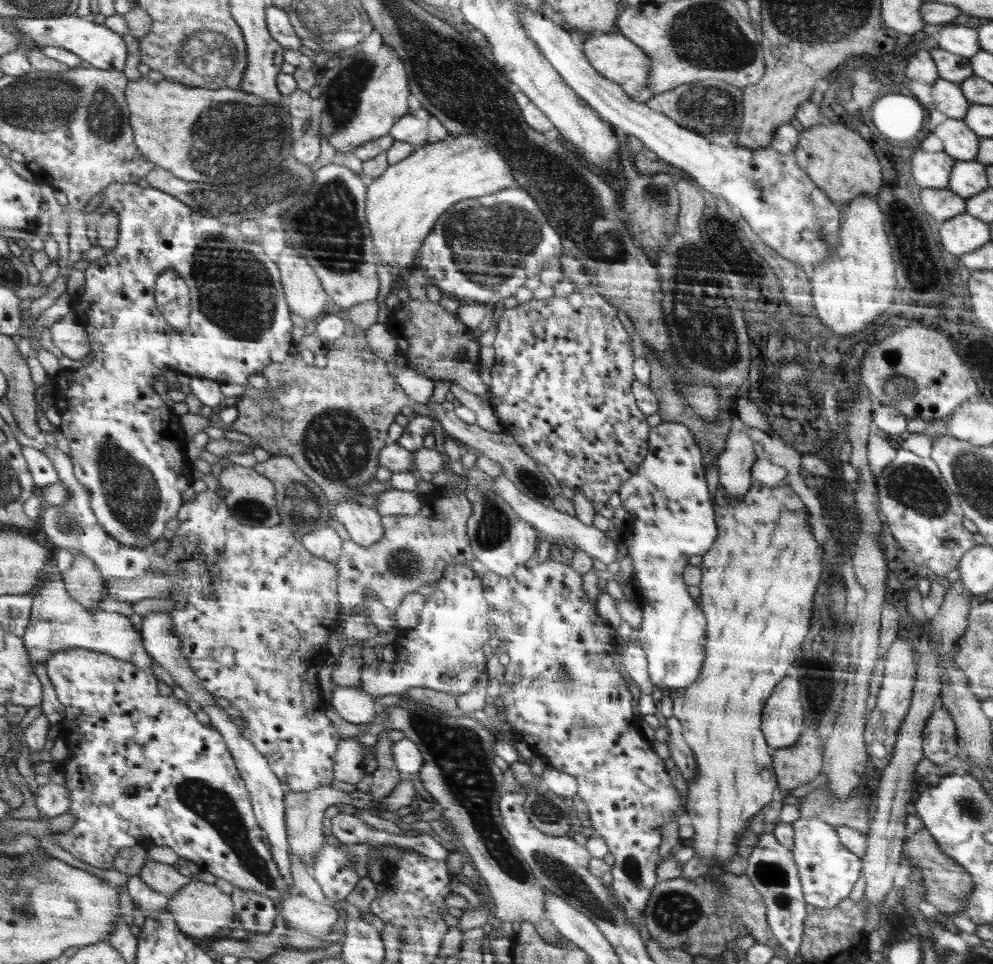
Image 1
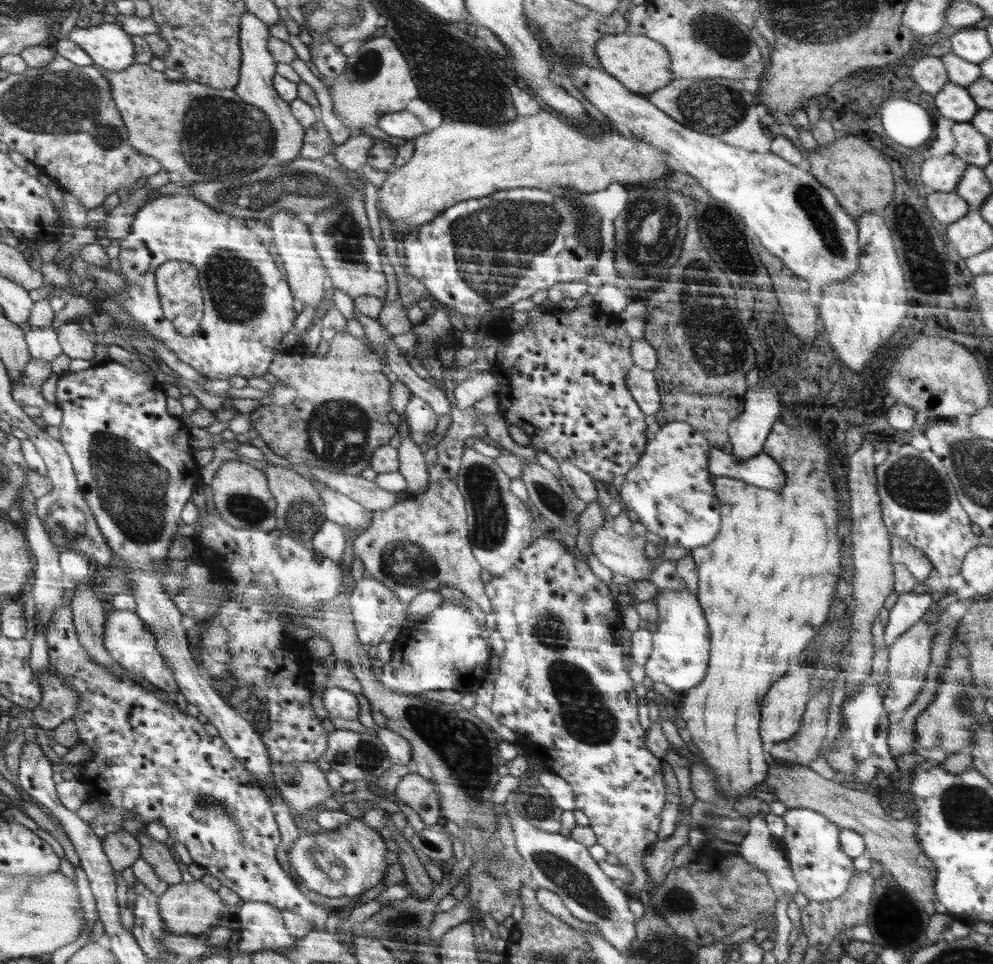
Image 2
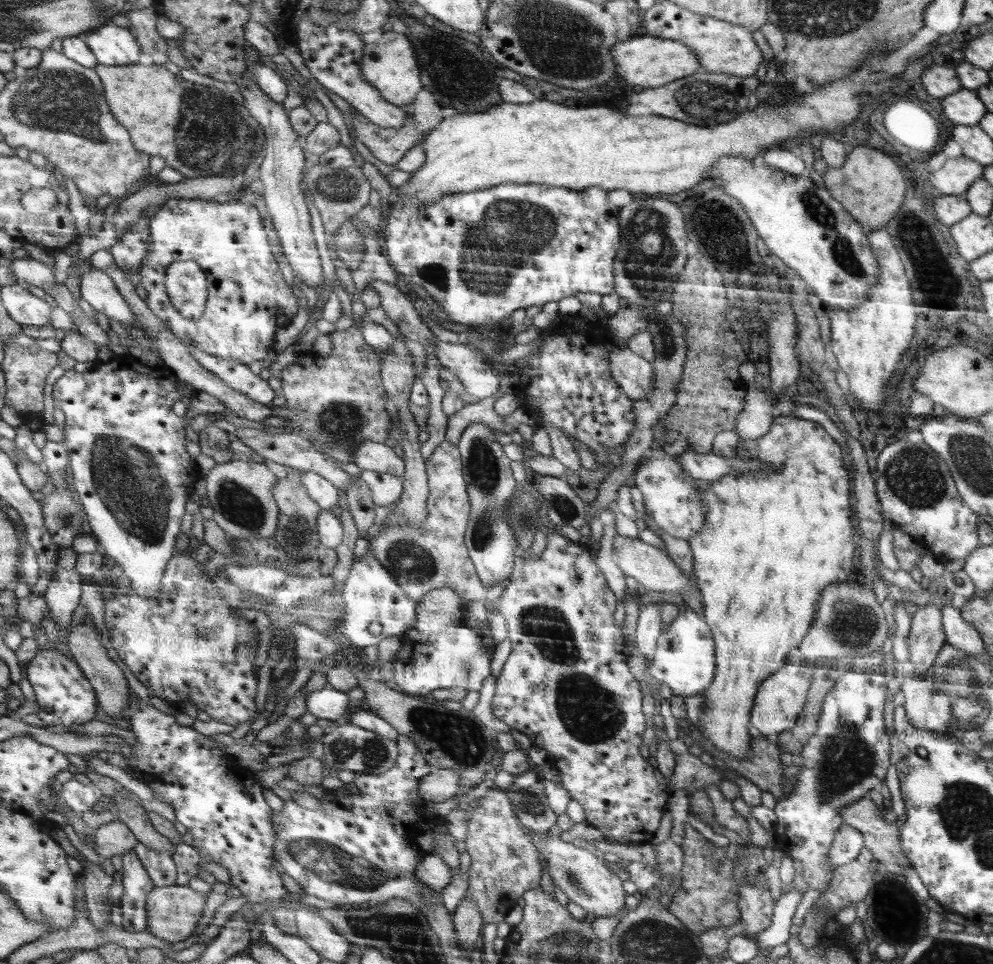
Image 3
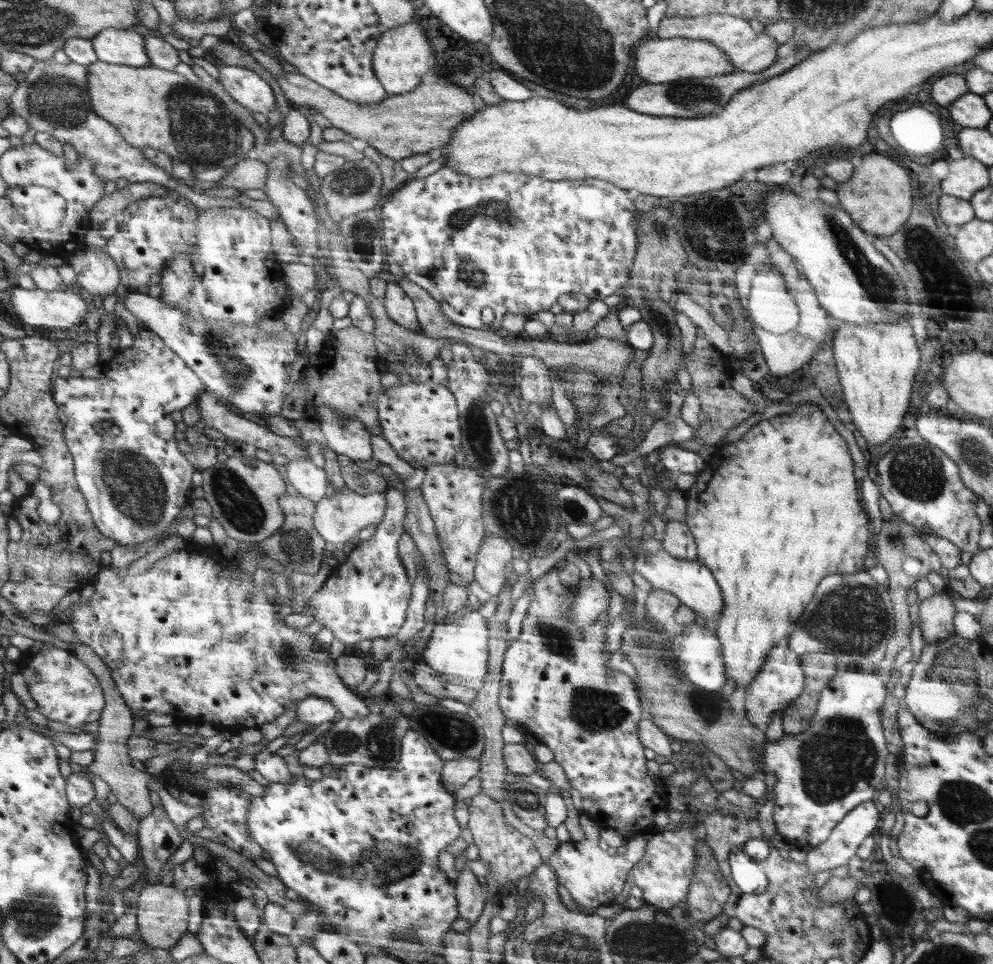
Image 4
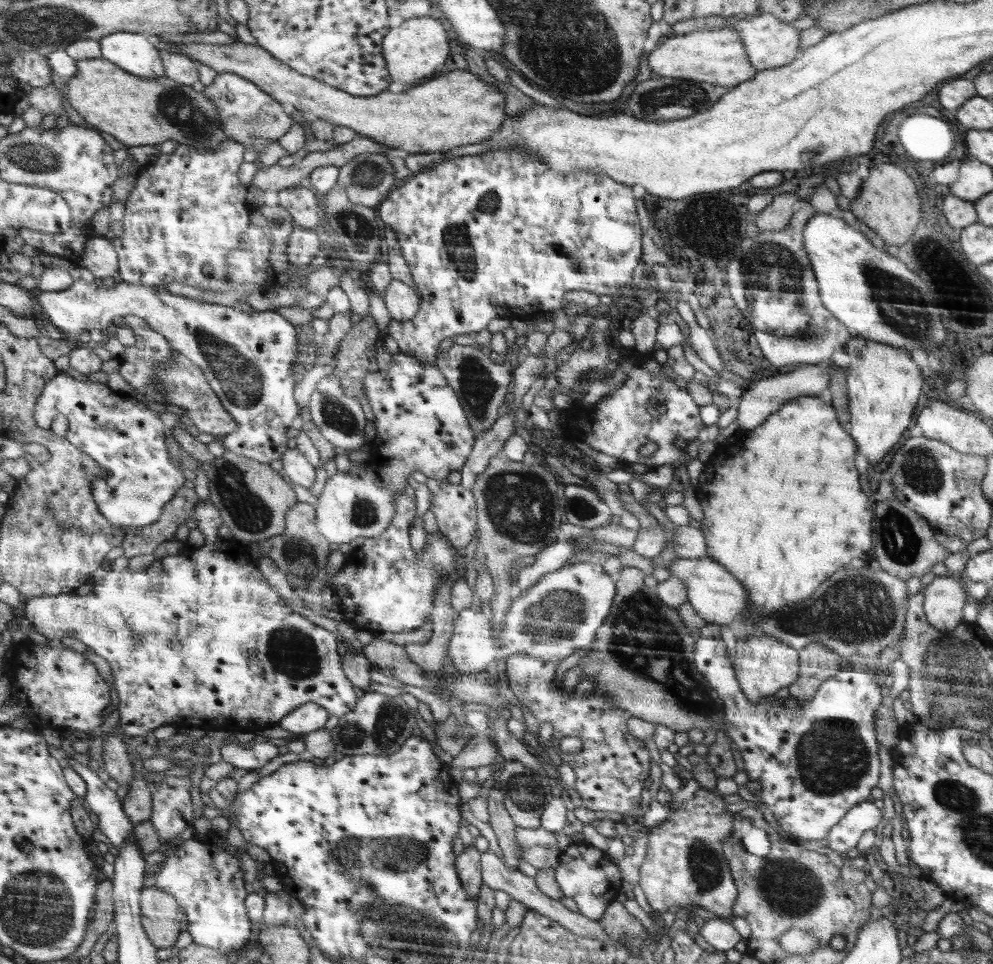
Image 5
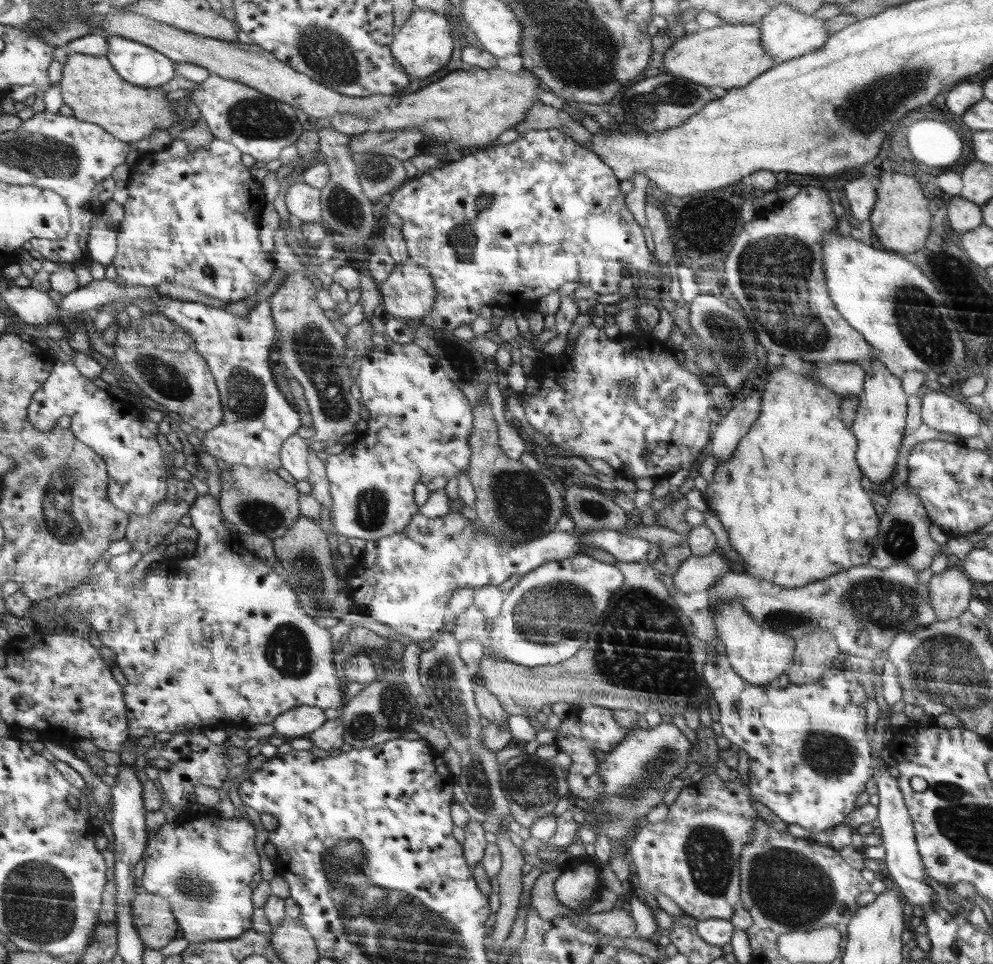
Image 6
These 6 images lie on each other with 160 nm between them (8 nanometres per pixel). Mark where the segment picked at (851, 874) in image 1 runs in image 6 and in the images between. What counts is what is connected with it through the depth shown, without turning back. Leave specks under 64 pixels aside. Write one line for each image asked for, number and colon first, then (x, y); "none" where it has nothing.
2: (822, 871)
3: (848, 755)
4: (823, 773)
5: (815, 759)
6: (809, 756)

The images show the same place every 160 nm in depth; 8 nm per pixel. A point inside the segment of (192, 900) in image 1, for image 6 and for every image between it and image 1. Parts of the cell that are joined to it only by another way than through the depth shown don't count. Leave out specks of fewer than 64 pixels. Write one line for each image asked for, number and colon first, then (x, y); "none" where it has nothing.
2: (190, 908)
3: (173, 912)
4: (163, 911)
5: (162, 915)
6: (154, 915)

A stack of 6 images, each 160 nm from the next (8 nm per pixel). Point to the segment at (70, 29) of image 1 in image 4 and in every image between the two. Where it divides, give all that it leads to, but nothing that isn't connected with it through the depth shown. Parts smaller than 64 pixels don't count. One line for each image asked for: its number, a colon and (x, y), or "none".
2: (111, 47)
3: (113, 45)
4: (118, 46)

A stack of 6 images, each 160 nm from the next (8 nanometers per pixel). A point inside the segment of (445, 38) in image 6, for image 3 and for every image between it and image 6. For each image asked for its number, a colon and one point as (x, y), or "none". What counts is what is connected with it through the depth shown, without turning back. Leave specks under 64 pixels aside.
3: (390, 65)
4: (401, 59)
5: (417, 47)

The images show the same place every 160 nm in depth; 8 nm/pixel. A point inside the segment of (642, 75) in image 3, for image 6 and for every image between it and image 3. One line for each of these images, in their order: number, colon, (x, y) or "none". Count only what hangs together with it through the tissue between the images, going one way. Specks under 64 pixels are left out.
4: (658, 61)
5: (718, 57)
6: (731, 56)

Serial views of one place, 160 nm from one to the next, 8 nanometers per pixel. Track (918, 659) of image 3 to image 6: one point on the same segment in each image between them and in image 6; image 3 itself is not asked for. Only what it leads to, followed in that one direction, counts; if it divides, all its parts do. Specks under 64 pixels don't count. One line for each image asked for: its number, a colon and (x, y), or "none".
4: (936, 615)
5: (944, 599)
6: (951, 590)

